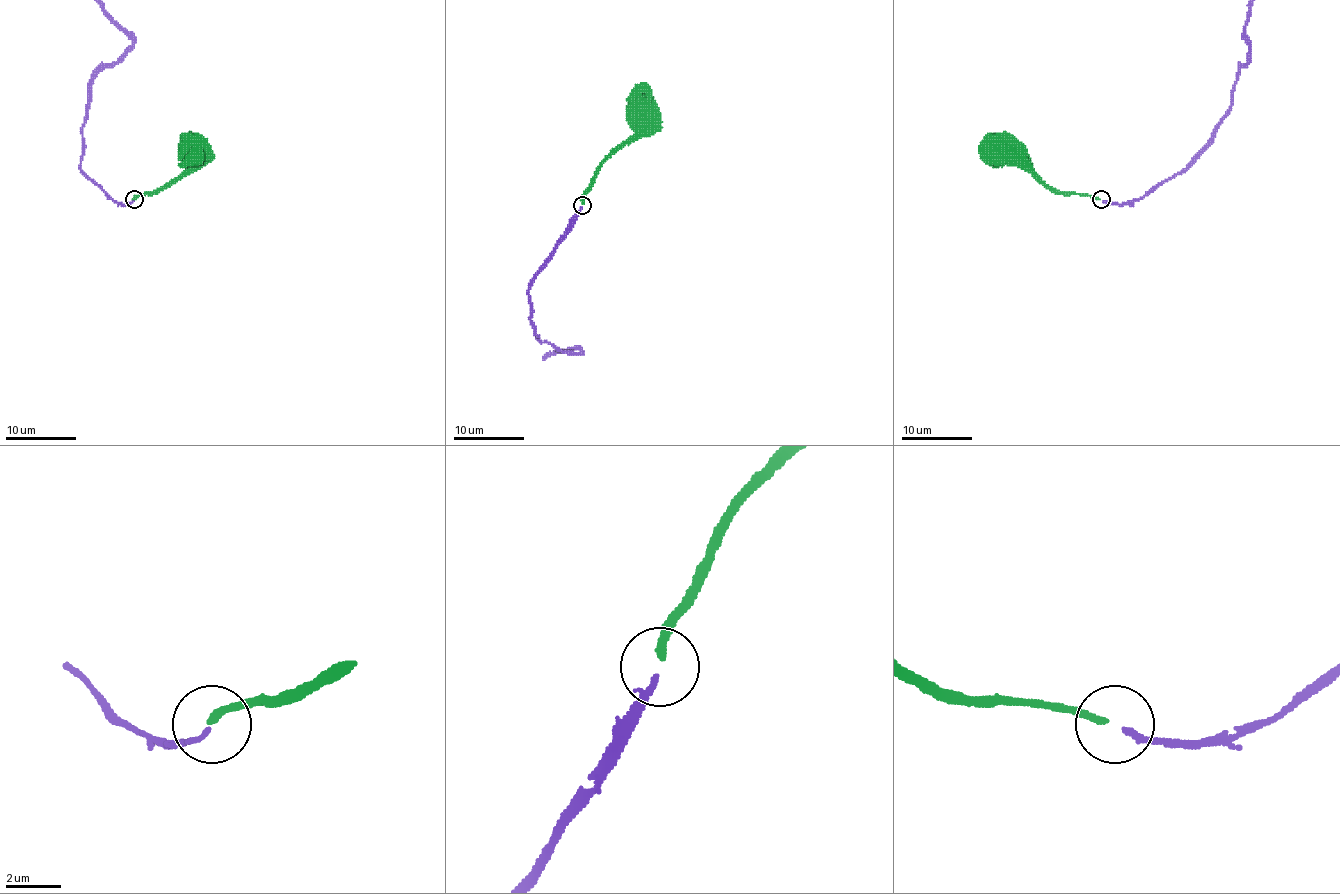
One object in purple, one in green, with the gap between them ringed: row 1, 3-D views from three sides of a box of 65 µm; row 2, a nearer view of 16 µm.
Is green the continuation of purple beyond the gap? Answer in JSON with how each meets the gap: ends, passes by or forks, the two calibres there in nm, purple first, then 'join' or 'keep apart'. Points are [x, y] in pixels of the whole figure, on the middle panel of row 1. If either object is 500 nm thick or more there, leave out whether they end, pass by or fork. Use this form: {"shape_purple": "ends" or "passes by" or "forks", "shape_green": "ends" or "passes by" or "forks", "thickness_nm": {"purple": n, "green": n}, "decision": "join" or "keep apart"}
{"shape_purple": "ends", "shape_green": "ends", "thickness_nm": {"purple": 190, "green": 240}, "decision": "join"}

